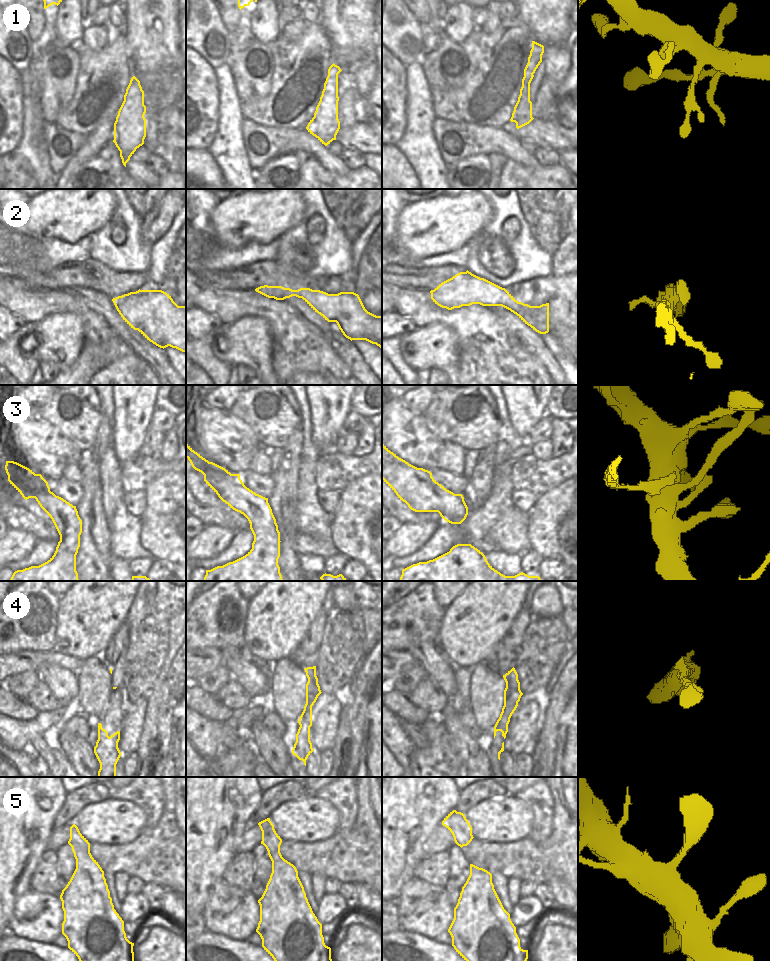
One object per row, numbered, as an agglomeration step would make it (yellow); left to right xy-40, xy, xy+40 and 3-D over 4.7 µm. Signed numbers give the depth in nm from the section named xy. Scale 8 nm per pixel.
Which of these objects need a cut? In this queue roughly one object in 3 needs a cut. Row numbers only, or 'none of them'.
1, 3

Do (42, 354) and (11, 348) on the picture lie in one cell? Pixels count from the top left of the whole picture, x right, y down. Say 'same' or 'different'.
different

